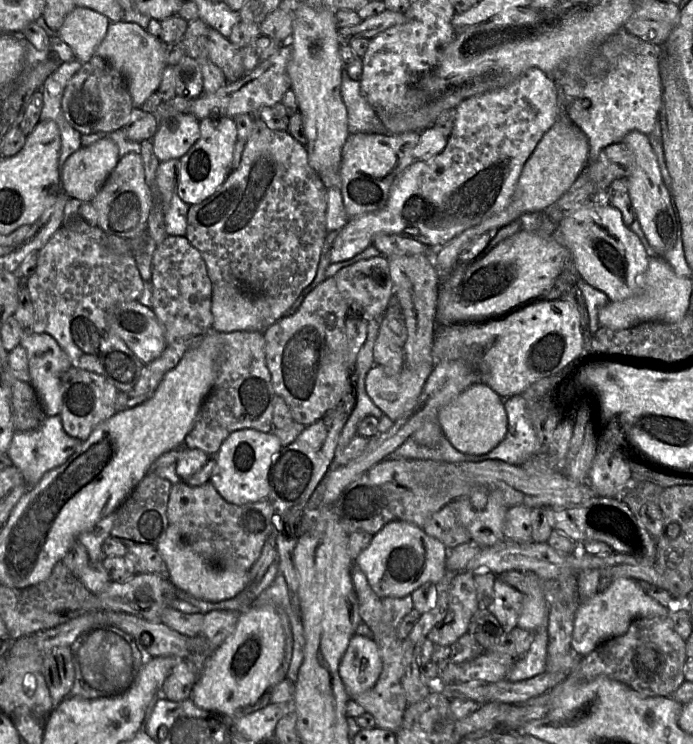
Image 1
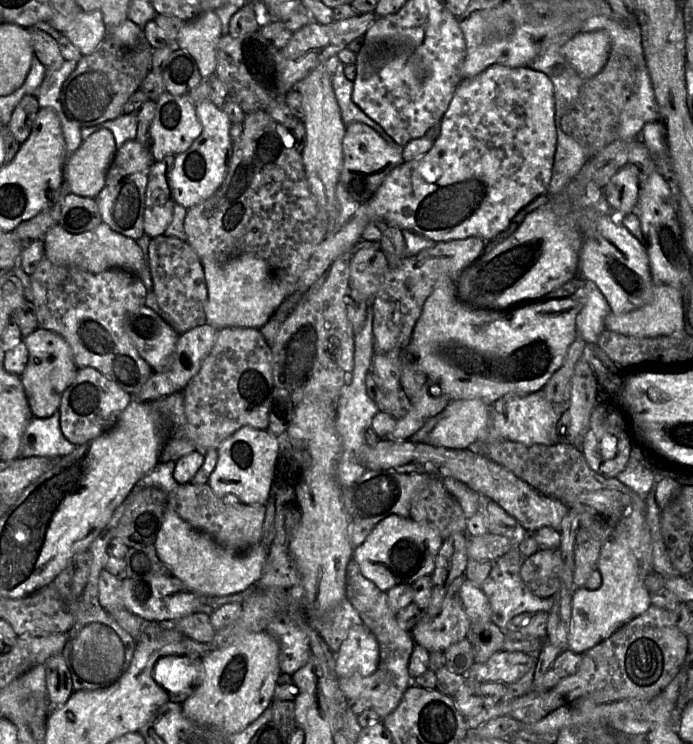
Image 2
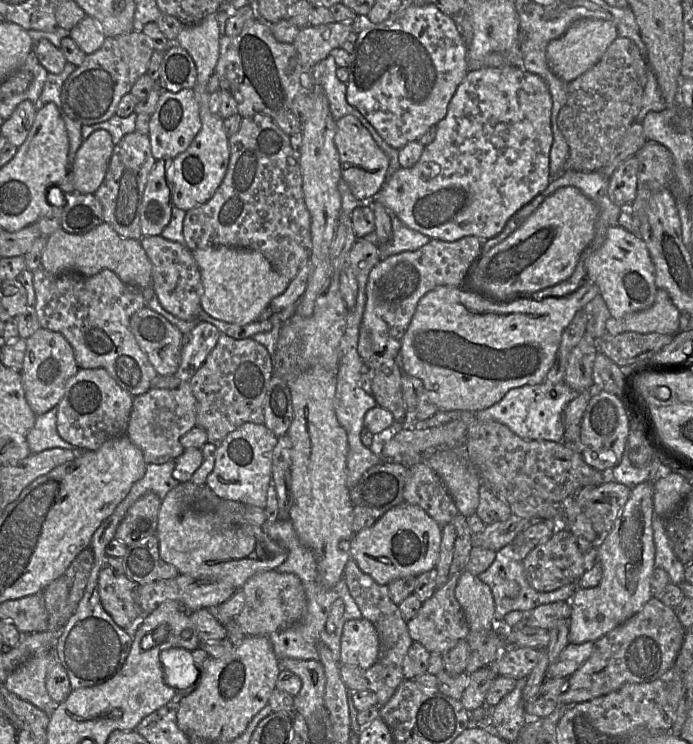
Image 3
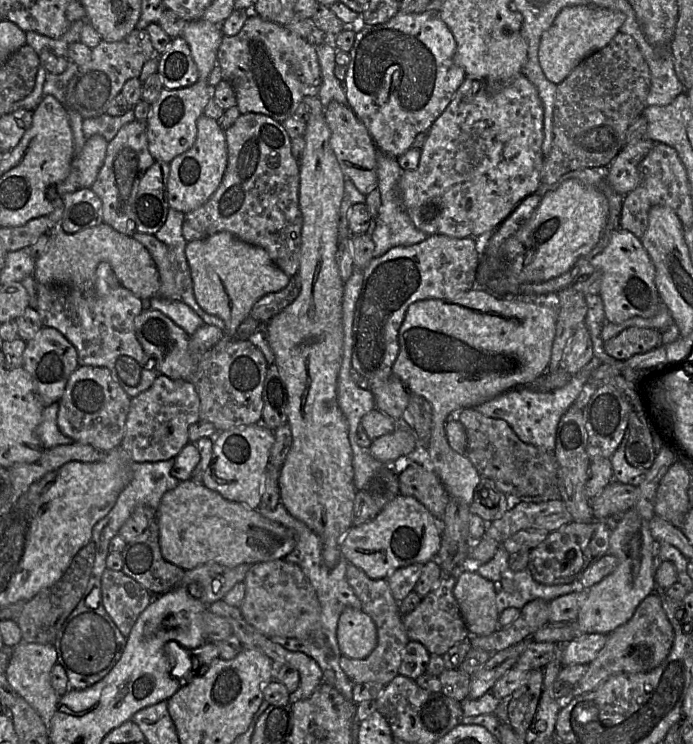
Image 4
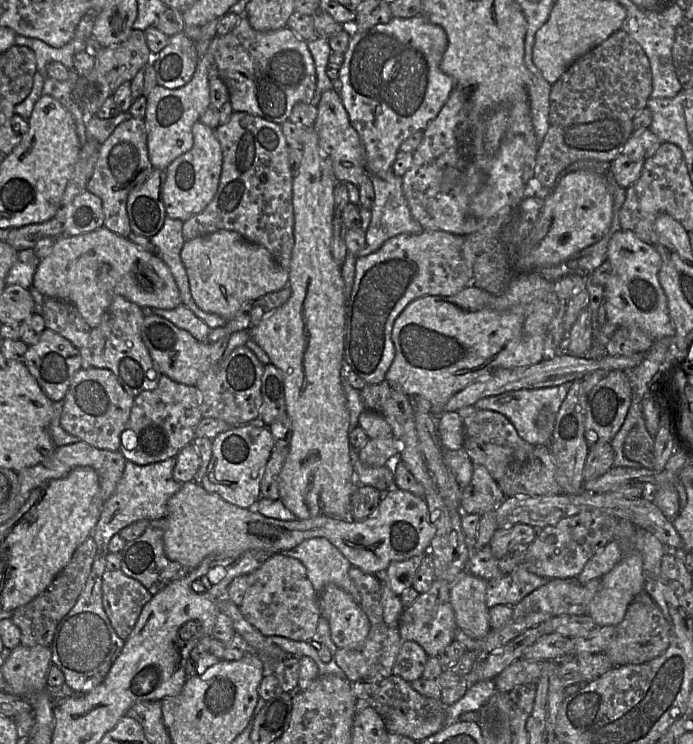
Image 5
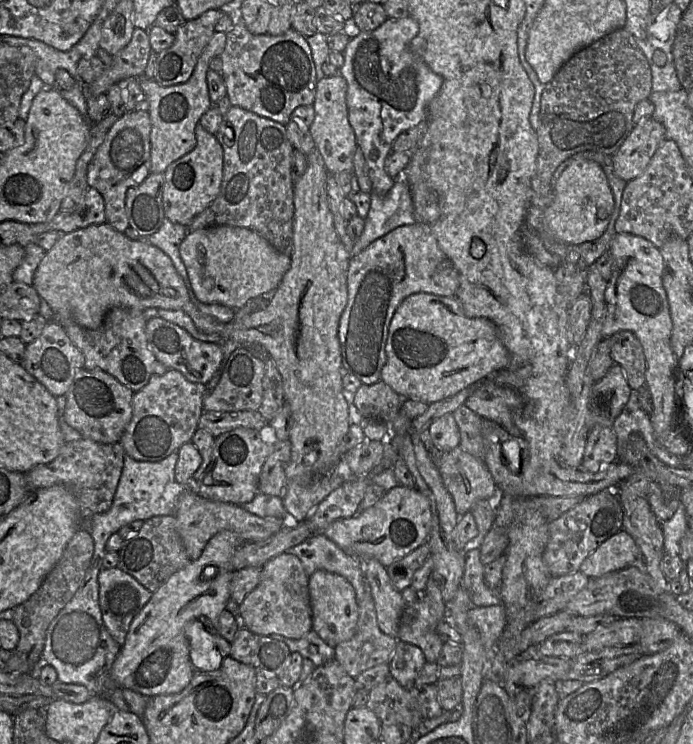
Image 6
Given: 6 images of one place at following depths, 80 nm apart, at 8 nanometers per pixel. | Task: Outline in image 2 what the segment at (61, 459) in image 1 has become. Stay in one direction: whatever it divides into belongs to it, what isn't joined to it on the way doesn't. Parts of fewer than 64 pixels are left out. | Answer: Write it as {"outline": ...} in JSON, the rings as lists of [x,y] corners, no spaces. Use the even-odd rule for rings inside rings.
{"outline":[[[55,412],[46,419],[32,418],[22,435],[18,458],[64,457],[76,448],[76,445],[63,436],[60,415],[59,412]]]}

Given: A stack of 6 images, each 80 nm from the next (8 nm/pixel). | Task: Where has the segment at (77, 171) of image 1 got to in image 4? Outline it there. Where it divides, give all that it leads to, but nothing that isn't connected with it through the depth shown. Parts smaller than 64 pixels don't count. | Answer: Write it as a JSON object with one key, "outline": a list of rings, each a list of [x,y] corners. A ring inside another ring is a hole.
{"outline":[[[95,134],[85,141],[79,157],[80,188],[91,188],[103,165],[108,141],[100,134]]]}

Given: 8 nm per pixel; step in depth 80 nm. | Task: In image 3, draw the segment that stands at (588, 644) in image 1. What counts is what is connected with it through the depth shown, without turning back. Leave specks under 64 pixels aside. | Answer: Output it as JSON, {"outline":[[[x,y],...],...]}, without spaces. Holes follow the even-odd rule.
{"outline":[[[651,481],[642,482],[632,488],[621,514],[598,549],[597,561],[603,570],[599,585],[577,588],[570,600],[570,643],[597,641],[639,612],[652,597],[651,577],[655,569],[653,497],[654,484]]]}

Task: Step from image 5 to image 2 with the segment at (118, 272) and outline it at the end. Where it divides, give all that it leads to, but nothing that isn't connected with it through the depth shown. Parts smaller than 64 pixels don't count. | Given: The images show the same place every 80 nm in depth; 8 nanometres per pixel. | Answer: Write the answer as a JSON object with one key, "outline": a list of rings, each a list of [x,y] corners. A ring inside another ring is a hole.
{"outline":[[[104,222],[80,234],[69,233],[59,224],[52,226],[44,236],[44,257],[56,266],[76,267],[92,274],[120,269],[138,275],[146,265],[138,242],[112,230]]]}

